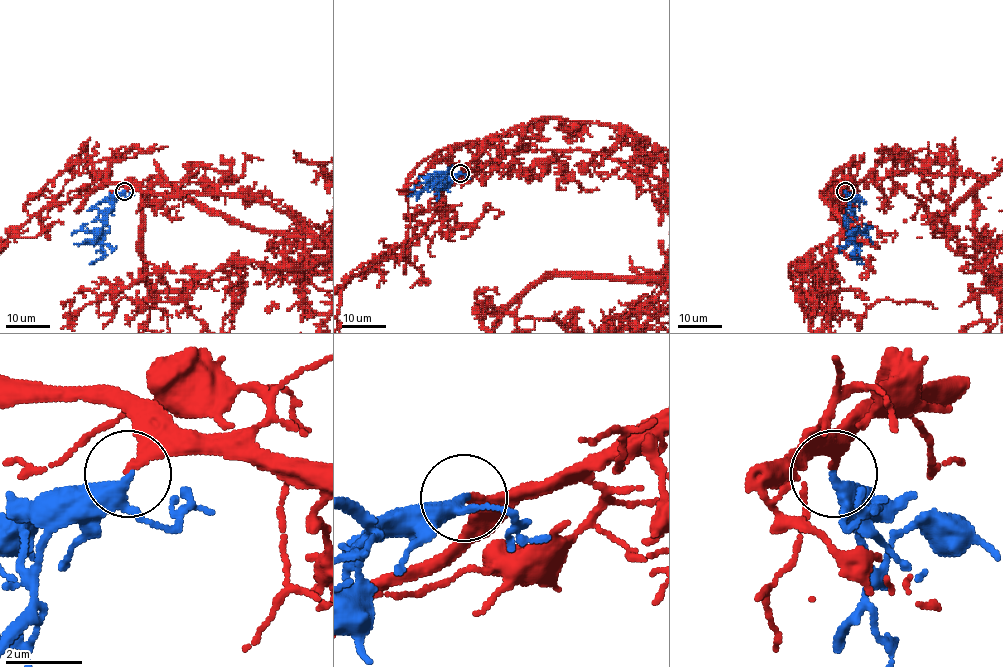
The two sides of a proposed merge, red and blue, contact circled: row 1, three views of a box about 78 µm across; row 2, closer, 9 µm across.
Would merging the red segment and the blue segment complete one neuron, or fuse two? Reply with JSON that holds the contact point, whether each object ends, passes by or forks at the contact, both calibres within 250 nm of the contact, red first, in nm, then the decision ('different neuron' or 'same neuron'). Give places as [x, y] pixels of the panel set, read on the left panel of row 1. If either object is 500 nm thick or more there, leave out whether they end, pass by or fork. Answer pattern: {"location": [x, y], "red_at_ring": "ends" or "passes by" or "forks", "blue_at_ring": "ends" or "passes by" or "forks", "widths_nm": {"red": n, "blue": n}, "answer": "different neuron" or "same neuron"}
{"location": [124, 191], "red_at_ring": "ends", "blue_at_ring": "passes by", "widths_nm": {"red": 240, "blue": 280}, "answer": "same neuron"}

